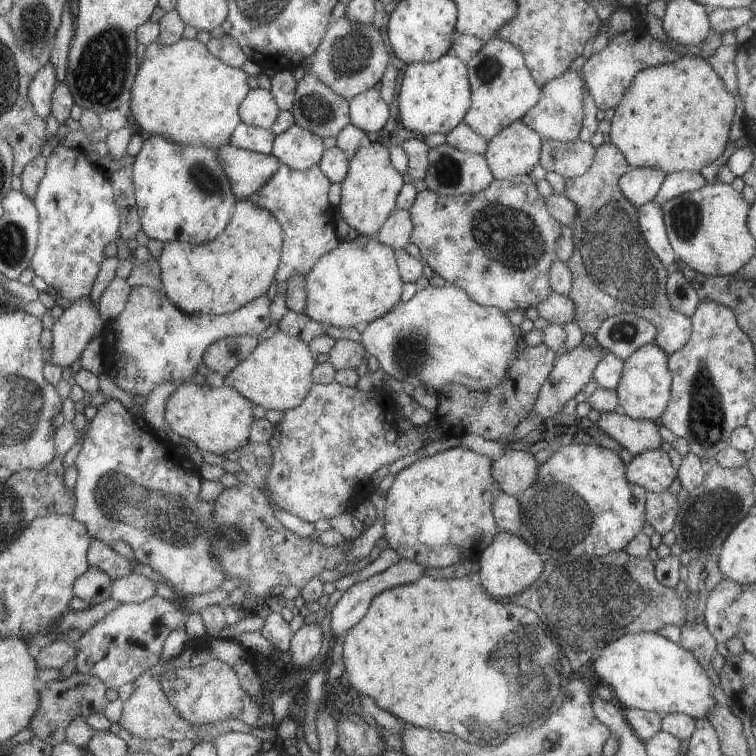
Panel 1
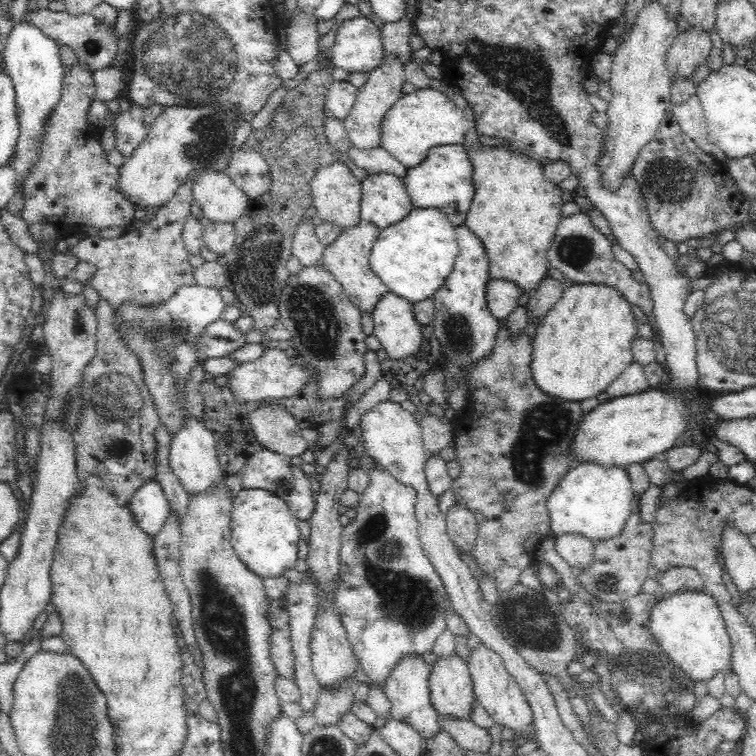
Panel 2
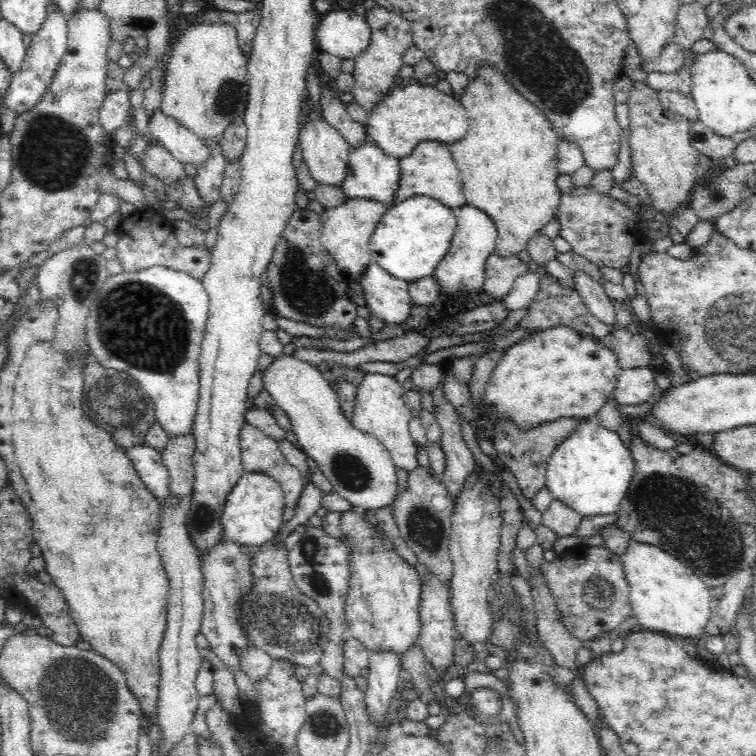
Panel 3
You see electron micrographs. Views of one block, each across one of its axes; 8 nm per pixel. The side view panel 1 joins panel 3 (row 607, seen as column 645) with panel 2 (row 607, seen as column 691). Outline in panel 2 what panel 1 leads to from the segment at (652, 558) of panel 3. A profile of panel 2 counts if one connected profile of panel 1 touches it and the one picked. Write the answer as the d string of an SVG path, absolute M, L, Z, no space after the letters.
M682 592L656 602L651 614L651 631L665 657L694 683L707 683L717 675L732 673L731 637L720 608L710 594Z

